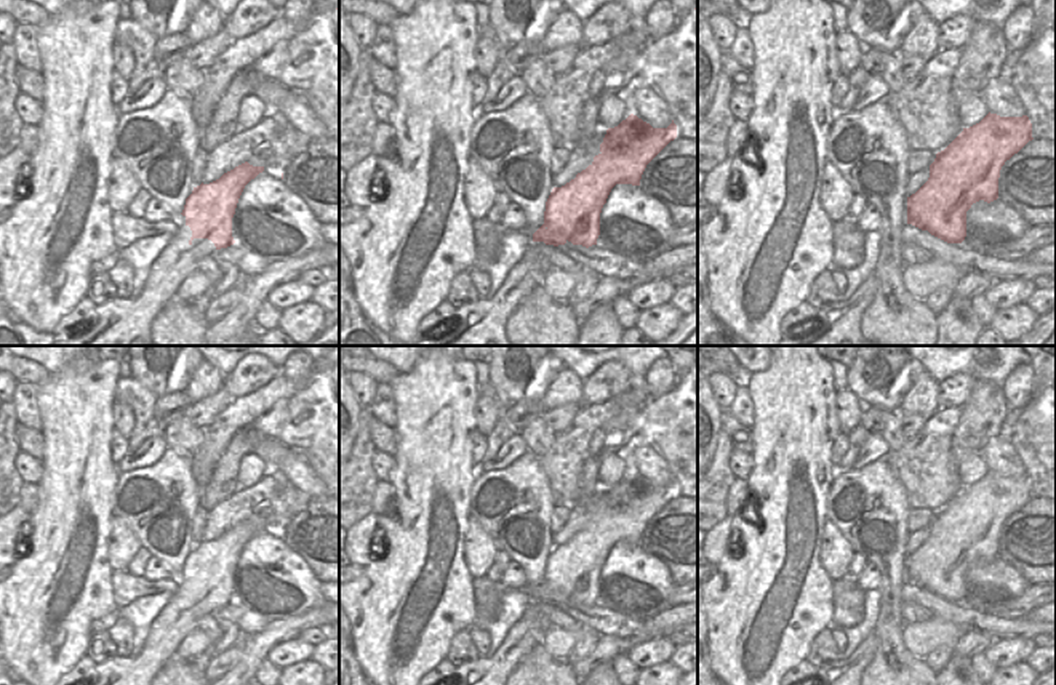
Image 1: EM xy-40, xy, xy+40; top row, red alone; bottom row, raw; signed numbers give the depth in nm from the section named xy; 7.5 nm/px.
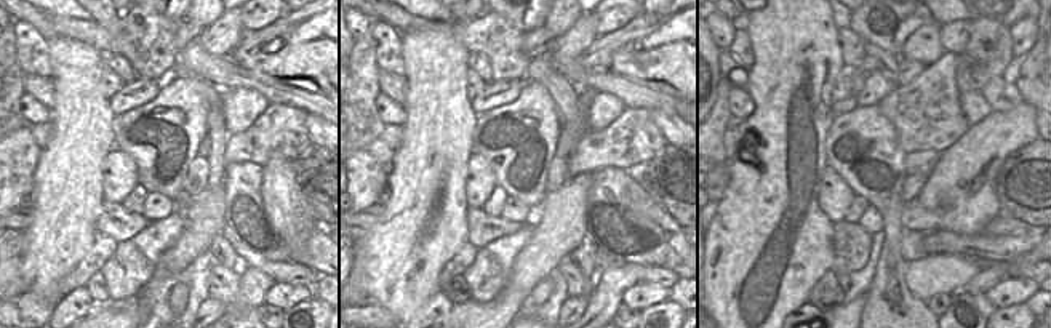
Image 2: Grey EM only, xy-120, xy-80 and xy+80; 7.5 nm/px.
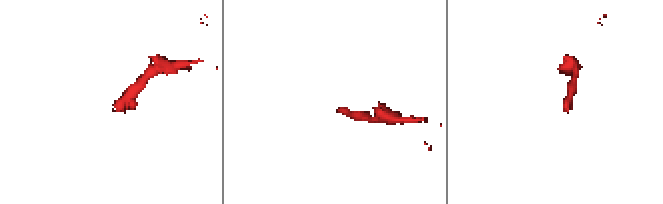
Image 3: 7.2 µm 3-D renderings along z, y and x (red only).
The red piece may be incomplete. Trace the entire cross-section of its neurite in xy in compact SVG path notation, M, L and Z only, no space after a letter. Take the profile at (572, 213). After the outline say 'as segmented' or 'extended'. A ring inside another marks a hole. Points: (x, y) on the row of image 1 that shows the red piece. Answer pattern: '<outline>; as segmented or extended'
M634 114L622 120L618 126L608 128L603 142L600 144L600 154L594 157L594 162L565 186L552 189L546 202L544 224L533 234L533 243L525 250L522 259L510 269L496 294L490 299L480 298L475 302L456 307L453 326L445 326L446 333L443 336L419 338L413 346L486 346L488 342L493 342L494 346L512 346L506 339L506 320L515 310L518 302L544 282L544 275L550 269L549 250L565 243L582 245L586 248L597 245L597 238L600 235L600 213L611 189L616 184L640 186L646 165L675 138L677 125L674 120L667 128L653 128Z; extended

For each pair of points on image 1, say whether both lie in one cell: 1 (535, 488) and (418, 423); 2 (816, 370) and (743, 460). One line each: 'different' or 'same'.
1: different
2: different

